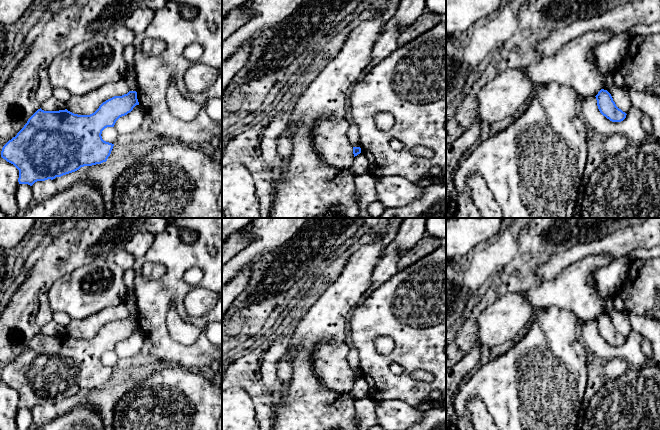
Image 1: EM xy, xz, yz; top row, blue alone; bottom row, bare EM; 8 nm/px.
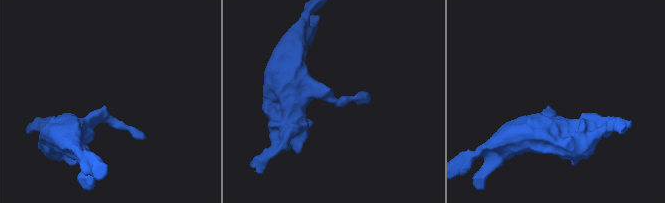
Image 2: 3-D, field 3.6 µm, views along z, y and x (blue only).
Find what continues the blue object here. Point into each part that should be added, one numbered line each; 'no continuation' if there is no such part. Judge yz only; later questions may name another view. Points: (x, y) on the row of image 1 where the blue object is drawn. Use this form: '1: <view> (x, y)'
no continuation

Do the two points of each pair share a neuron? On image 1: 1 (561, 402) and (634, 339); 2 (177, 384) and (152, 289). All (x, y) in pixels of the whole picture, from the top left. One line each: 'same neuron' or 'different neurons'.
1: different neurons
2: different neurons

